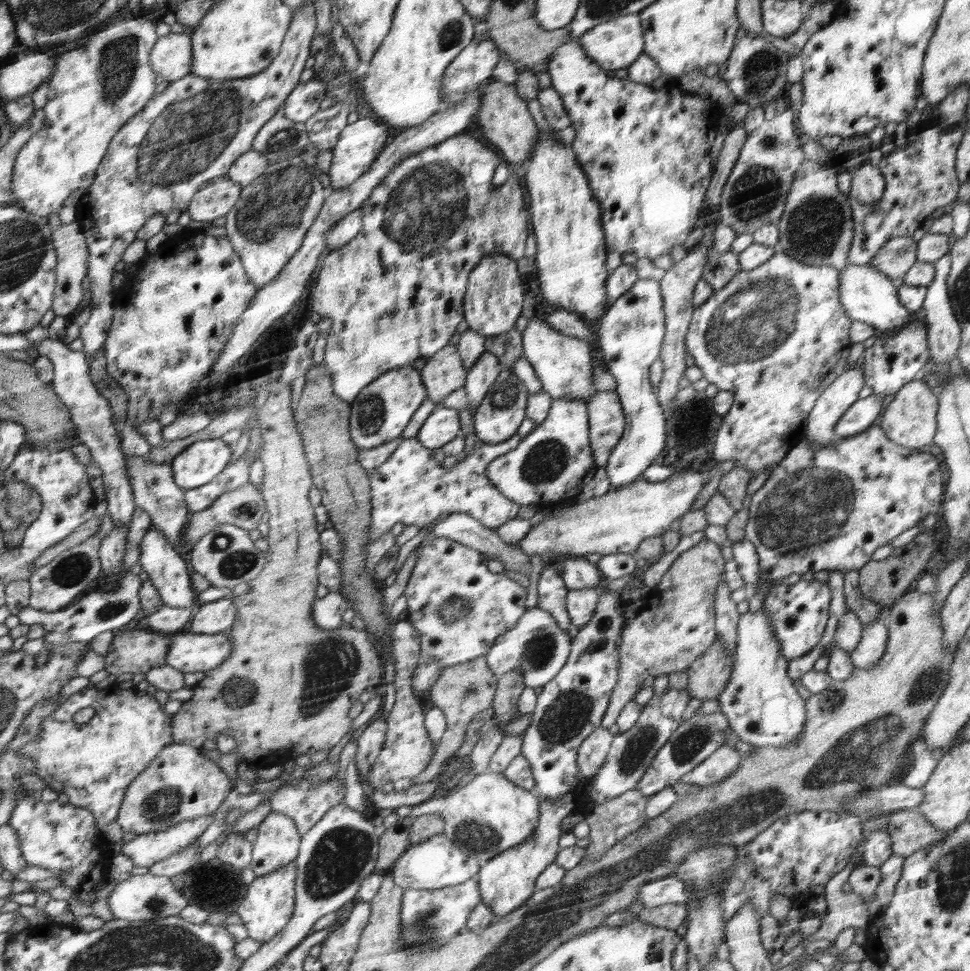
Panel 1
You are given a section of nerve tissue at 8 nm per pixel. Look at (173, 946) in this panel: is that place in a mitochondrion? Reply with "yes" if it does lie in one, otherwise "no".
yes

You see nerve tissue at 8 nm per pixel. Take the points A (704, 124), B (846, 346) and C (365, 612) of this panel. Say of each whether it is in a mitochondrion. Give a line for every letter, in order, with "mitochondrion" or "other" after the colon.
A: other
B: other
C: other

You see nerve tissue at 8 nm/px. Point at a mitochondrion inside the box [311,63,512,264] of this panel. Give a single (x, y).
(426, 209)

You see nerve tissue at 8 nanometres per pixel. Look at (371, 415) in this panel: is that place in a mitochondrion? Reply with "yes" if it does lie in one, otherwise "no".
yes

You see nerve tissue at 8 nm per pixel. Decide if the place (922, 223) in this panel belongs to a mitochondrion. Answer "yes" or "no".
no

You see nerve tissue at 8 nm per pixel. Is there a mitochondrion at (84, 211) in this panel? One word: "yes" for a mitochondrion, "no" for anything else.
no

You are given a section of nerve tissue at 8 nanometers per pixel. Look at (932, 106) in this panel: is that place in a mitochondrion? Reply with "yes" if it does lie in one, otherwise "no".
no

